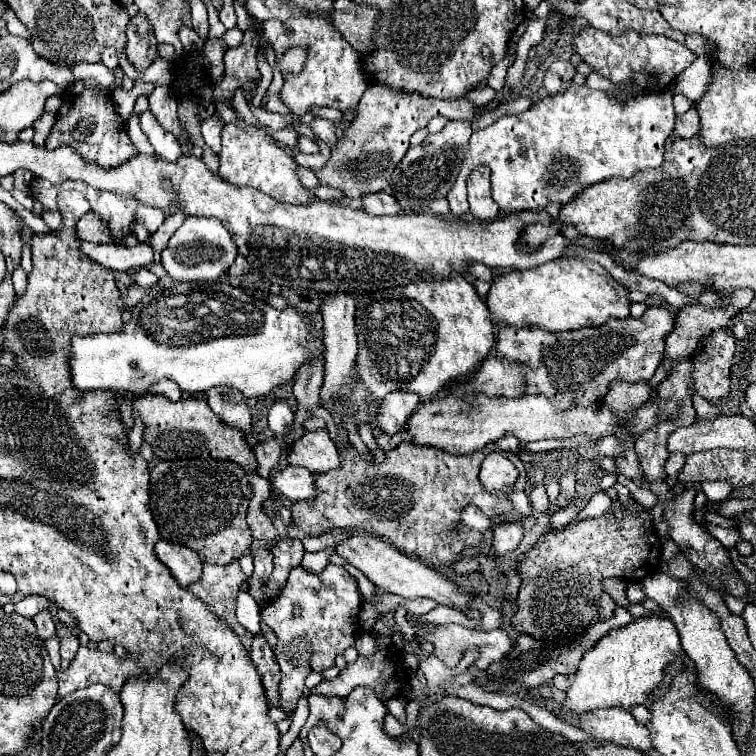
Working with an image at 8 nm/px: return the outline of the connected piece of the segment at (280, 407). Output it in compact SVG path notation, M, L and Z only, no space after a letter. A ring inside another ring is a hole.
M277 399L269 411L269 427L277 437L285 437L293 429L293 411L285 399Z

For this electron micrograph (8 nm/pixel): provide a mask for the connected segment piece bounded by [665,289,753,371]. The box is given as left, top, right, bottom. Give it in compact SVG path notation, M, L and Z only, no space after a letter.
M737 289L731 291L731 295L723 295L723 299L727 301L727 307L703 307L703 305L683 305L679 311L675 311L675 329L671 331L671 335L665 339L665 367L667 371L673 369L673 363L677 363L677 359L689 357L693 355L697 343L709 335L715 329L725 329L729 325L729 321L745 307L749 307L749 303L753 301L753 291L749 289Z

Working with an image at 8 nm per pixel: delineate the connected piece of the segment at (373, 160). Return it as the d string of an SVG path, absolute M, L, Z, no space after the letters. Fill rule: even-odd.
M369 85L357 105L357 119L345 129L343 137L337 139L329 161L319 171L315 171L317 179L321 185L343 191L347 199L359 199L363 195L383 191L391 183L391 173L409 149L409 137L417 129L427 127L435 115L443 115L449 121L473 121L475 107L463 97L453 101L425 99L421 95L405 95L399 91L389 91L389 87Z

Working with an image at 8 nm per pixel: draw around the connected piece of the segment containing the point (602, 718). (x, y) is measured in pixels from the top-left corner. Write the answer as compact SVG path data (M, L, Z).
M609 707L601 711L587 711L577 715L577 727L597 741L611 741L639 751L651 749L649 729L639 725L633 715L623 707Z

